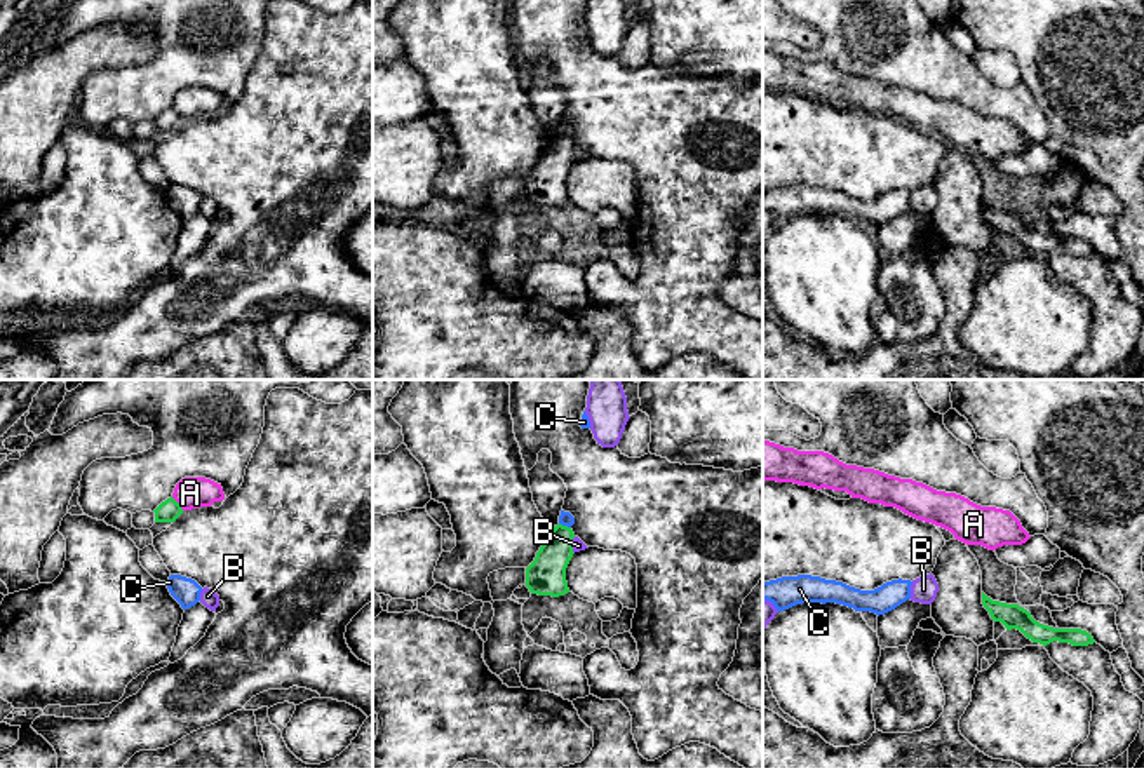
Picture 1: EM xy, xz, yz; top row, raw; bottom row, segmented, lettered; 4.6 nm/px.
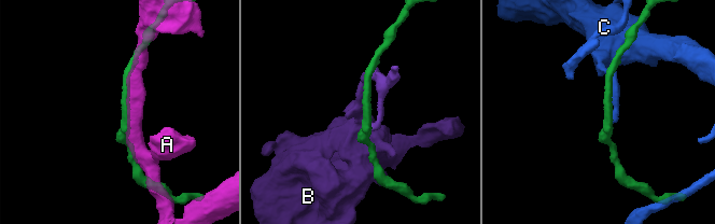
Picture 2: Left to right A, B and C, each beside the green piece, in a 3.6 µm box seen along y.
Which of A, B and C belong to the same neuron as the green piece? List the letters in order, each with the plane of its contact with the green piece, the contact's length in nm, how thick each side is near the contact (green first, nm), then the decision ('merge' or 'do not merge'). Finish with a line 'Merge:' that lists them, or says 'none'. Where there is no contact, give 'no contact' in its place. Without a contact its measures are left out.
A: xy | 90 nm | 100/140 nm | do not merge
B: xz | 80 nm | 180/50 nm | do not merge
C: xz | 60 nm | 180/60 nm | do not merge
Merge: none

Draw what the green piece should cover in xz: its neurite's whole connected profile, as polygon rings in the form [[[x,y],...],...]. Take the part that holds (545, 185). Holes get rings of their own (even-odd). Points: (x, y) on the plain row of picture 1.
[[[554,136],[552,145],[526,178],[526,197],[531,204],[559,207],[569,202],[566,178],[575,164],[573,148],[571,138]]]

